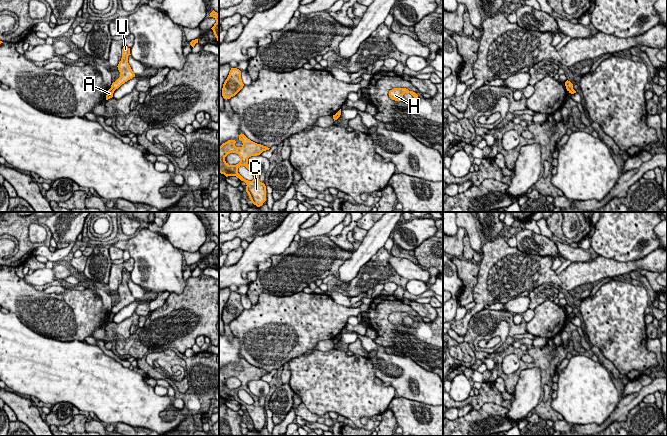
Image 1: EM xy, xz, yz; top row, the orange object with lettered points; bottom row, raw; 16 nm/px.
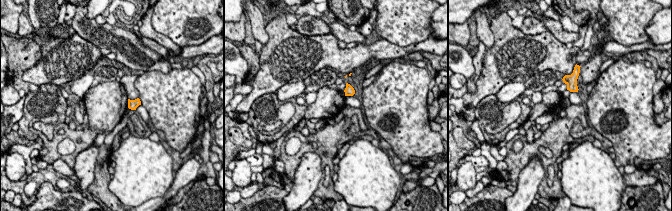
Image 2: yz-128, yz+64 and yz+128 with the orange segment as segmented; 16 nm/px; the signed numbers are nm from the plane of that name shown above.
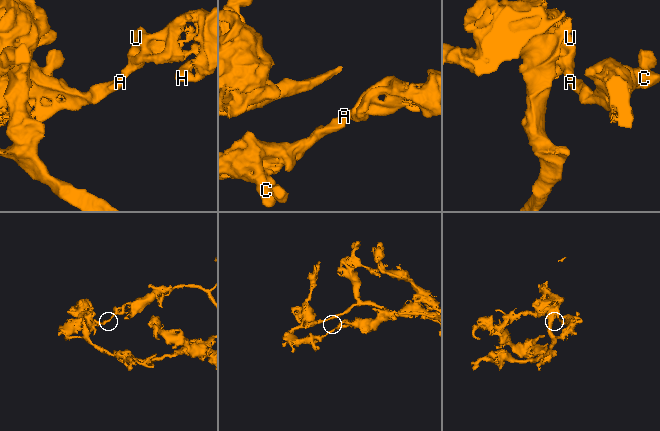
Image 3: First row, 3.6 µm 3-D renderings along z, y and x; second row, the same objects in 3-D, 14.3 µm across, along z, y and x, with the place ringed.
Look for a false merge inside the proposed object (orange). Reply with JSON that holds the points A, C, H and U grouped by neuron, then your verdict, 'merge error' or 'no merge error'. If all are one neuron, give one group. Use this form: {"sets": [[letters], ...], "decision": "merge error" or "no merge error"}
{"sets": [["A", "C"], ["H", "U"]], "decision": "merge error"}

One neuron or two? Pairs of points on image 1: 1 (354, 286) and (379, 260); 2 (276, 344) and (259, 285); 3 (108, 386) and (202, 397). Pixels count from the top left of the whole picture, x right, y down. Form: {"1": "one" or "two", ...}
{"1": "one", "2": "two", "3": "two"}

